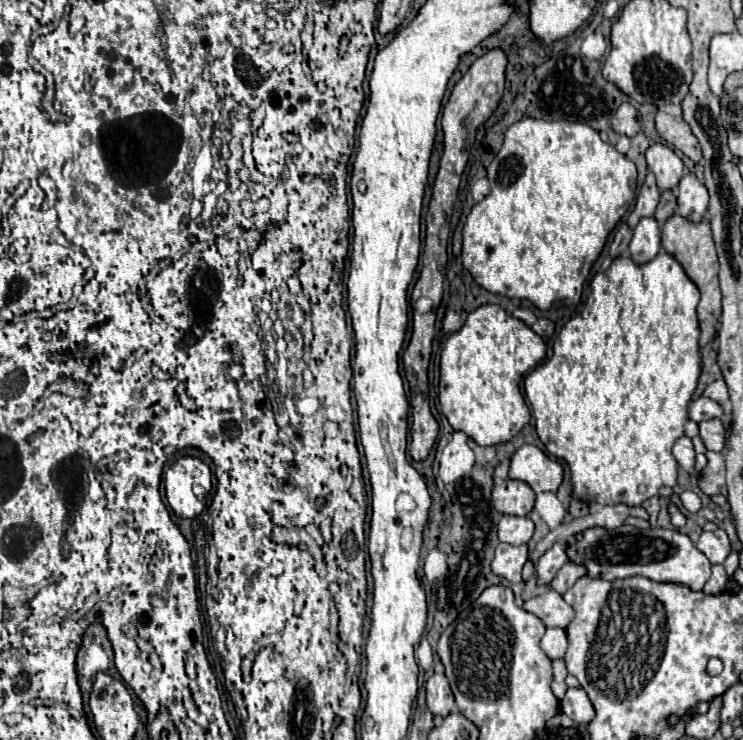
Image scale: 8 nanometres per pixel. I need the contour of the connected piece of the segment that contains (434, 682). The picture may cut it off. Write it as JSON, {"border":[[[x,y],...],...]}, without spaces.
{"border":[[[442,672],[434,674],[426,682],[426,704],[428,704],[428,710],[440,718],[446,718],[456,708],[452,690],[450,690],[448,680]]]}

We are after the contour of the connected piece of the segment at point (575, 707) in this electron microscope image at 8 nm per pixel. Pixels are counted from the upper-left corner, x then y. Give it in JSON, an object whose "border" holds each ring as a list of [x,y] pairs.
{"border":[[[568,688],[564,698],[560,700],[560,708],[564,714],[568,714],[572,720],[588,724],[594,716],[592,702],[588,700],[588,694],[582,688]]]}

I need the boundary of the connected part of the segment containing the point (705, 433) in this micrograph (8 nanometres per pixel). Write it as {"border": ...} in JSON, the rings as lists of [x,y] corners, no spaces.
{"border":[[[710,418],[698,424],[700,426],[700,438],[708,450],[722,452],[726,446],[726,428],[720,418]]]}

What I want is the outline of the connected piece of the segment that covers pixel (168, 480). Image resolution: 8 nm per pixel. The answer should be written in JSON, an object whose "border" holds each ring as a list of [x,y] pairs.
{"border":[[[196,456],[178,458],[172,466],[168,466],[164,474],[164,488],[168,506],[184,518],[194,518],[204,508],[204,496],[196,496],[194,488],[204,488],[204,494],[210,492],[212,474],[206,462]]]}

